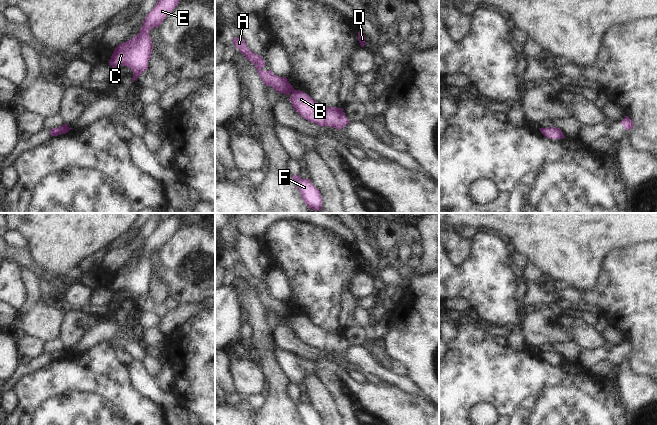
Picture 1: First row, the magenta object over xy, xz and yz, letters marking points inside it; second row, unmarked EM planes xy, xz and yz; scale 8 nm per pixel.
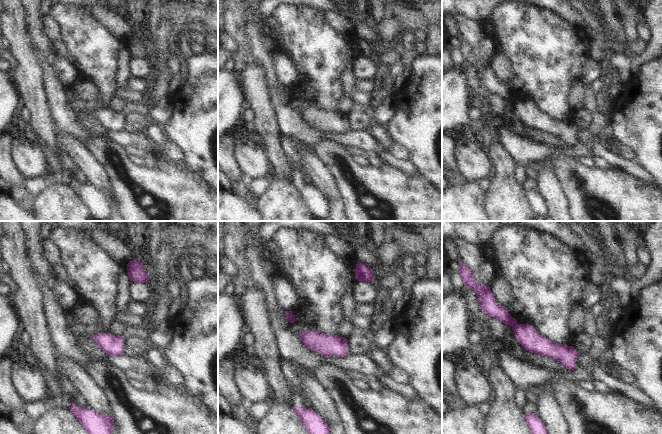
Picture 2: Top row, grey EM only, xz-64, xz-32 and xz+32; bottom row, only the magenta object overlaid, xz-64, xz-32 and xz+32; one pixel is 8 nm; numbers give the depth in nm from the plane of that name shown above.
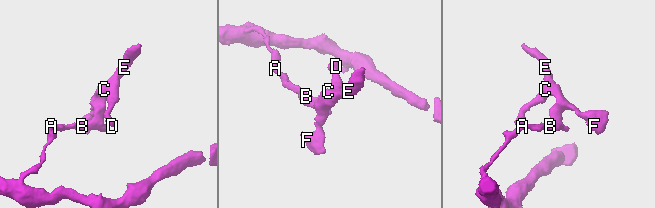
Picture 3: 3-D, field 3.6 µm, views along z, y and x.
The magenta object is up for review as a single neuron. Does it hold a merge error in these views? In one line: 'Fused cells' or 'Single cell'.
Fused cells.

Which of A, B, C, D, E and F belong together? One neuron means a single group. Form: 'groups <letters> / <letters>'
groups A / B C D E F

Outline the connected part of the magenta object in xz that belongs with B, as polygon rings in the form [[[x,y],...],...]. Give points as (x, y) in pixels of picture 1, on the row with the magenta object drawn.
[[[293,90],[289,101],[302,118],[321,127],[329,126],[340,130],[350,123],[343,108],[328,107],[317,103],[303,91]]]

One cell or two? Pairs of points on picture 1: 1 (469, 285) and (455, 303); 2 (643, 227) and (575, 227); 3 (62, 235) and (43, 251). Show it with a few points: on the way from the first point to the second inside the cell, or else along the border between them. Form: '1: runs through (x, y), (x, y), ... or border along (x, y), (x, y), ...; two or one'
1: border along (449, 298), (464, 297), (472, 307); two
2: runs through (626, 227), (592, 227); one
3: runs through (57, 239), (48, 246); one

